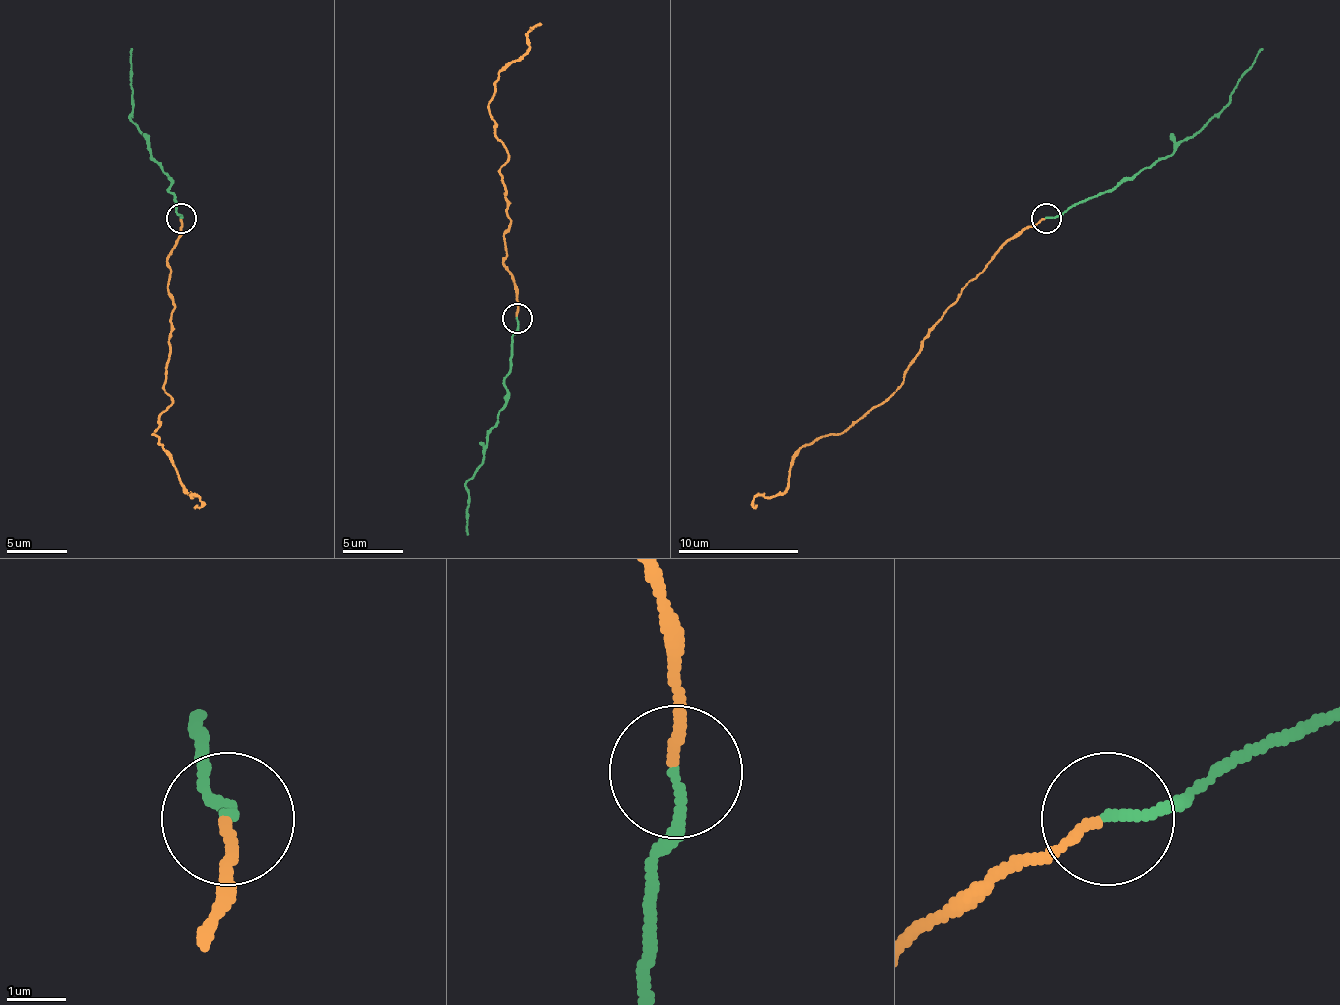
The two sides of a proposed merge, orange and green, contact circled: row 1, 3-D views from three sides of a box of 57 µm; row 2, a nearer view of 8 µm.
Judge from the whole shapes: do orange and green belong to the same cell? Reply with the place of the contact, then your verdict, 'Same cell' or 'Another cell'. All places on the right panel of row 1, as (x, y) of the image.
Place: (1046, 218). Same cell

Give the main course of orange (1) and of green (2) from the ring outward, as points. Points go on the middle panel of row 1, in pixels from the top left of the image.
1: (516, 317), (504, 266), (507, 151), (489, 114), (495, 81), (528, 47), (534, 26), (528, 26)
2: (516, 317), (516, 332), (504, 381), (504, 405), (489, 432), (483, 466), (465, 484), (468, 535)

